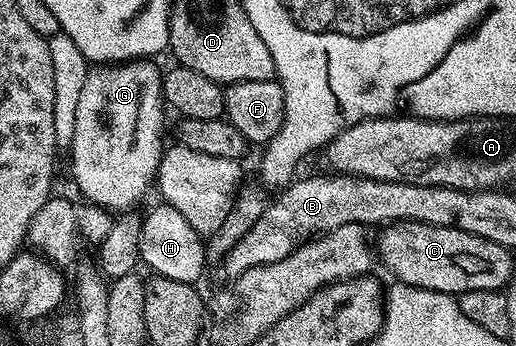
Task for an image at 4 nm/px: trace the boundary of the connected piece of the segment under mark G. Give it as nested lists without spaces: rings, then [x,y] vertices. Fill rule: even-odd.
[[[132,59],[128,63],[98,65],[87,74],[80,102],[76,108],[76,129],[68,148],[74,183],[90,203],[107,207],[113,213],[125,213],[137,208],[142,194],[151,190],[164,154],[162,147],[163,72],[150,59]]]

